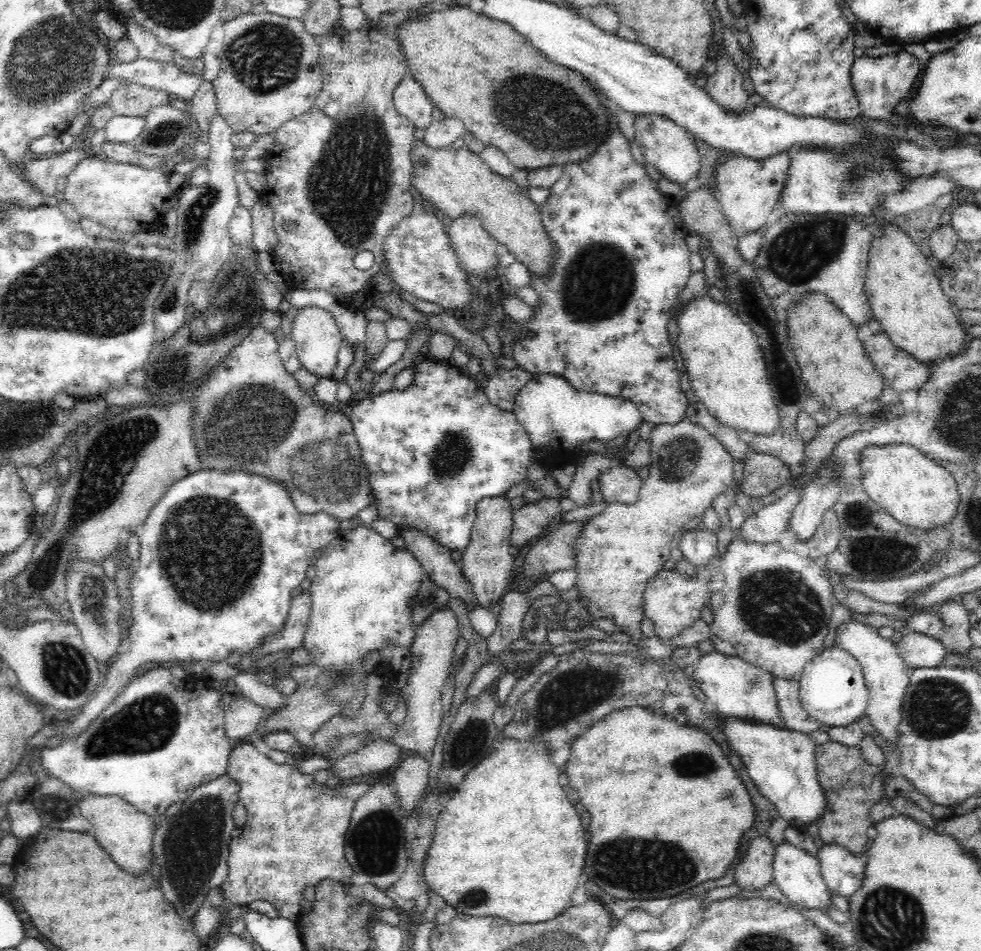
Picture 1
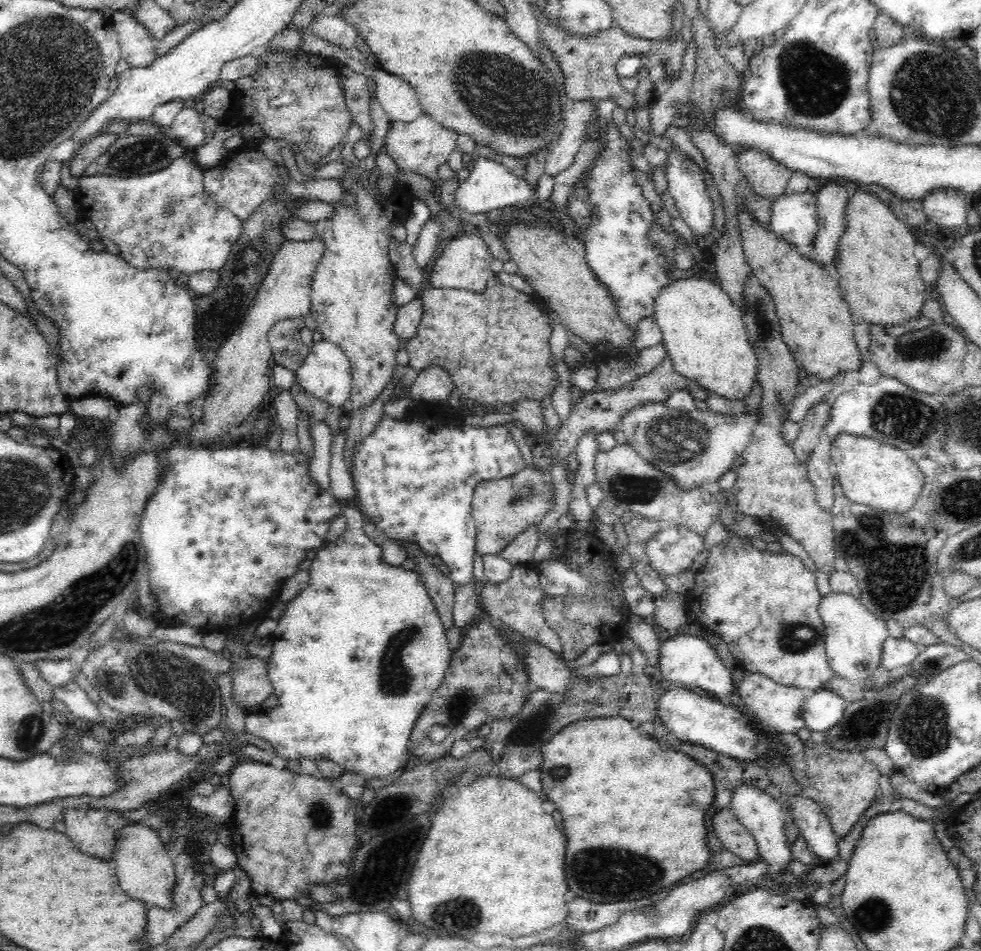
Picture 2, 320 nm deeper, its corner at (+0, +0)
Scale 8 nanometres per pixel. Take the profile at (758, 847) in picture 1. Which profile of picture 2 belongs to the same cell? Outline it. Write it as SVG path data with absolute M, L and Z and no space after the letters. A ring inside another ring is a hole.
M728 807L718 810L718 812L712 812L711 823L714 833L724 848L744 860L753 862L759 858L756 841L751 832L748 832L743 824L740 824Z

